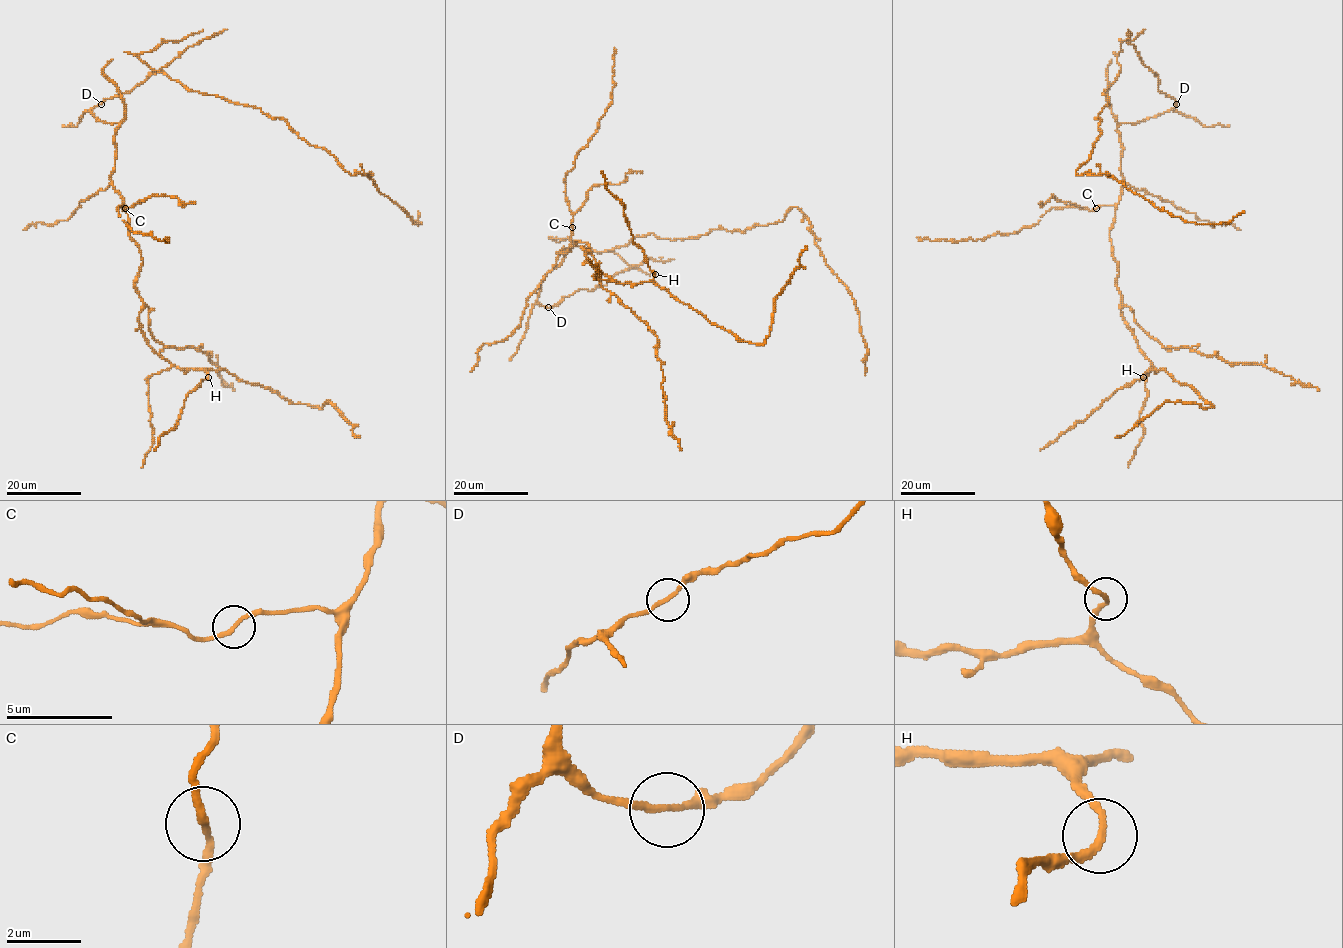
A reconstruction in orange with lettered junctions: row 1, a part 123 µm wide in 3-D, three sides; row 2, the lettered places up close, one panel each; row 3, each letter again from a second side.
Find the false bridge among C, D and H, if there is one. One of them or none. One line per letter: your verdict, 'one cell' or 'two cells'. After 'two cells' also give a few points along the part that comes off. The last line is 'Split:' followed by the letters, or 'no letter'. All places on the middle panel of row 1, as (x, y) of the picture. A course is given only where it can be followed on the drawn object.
C: one cell
D: one cell
H: one cell
Split: no letter

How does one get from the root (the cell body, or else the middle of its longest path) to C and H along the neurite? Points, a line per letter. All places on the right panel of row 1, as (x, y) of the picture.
C: (1176, 103), (1171, 110), (1136, 123), (1122, 123), (1117, 128), (1123, 149), (1122, 194), (1114, 206), (1097, 208)
H: (1176, 103), (1116, 130), (1123, 186), (1110, 240), (1123, 320), (1153, 369), (1143, 377)

